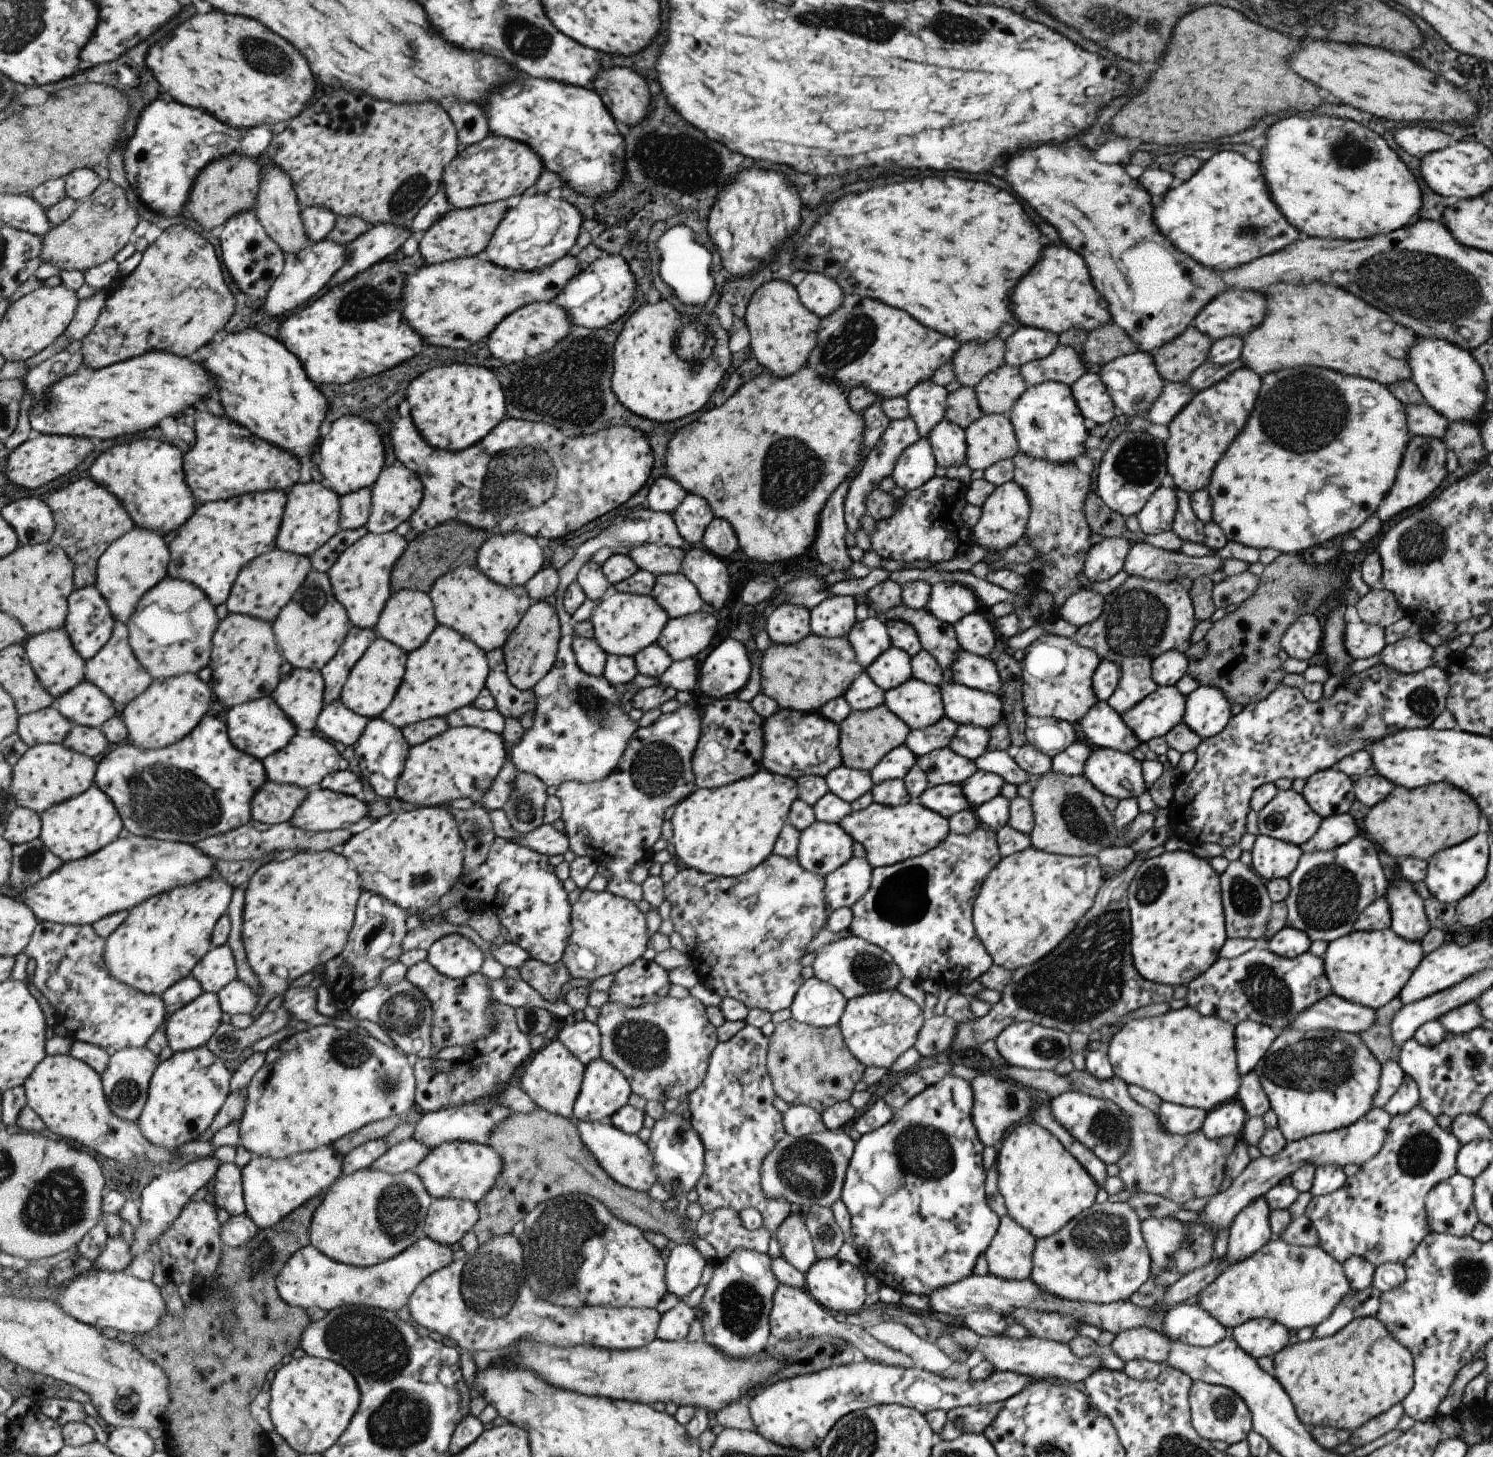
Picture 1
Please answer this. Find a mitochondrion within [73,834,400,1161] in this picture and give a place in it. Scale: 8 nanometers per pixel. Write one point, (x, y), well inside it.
(344, 1049)

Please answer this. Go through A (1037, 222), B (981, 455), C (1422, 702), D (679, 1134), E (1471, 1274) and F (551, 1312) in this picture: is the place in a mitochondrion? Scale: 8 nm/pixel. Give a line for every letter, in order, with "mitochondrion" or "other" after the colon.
A: other
B: other
C: mitochondrion
D: mitochondrion
E: mitochondrion
F: mitochondrion

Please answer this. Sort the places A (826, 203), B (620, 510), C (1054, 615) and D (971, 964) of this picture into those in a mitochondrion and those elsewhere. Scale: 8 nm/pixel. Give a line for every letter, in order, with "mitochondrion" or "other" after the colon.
A: other
B: other
C: other
D: other

